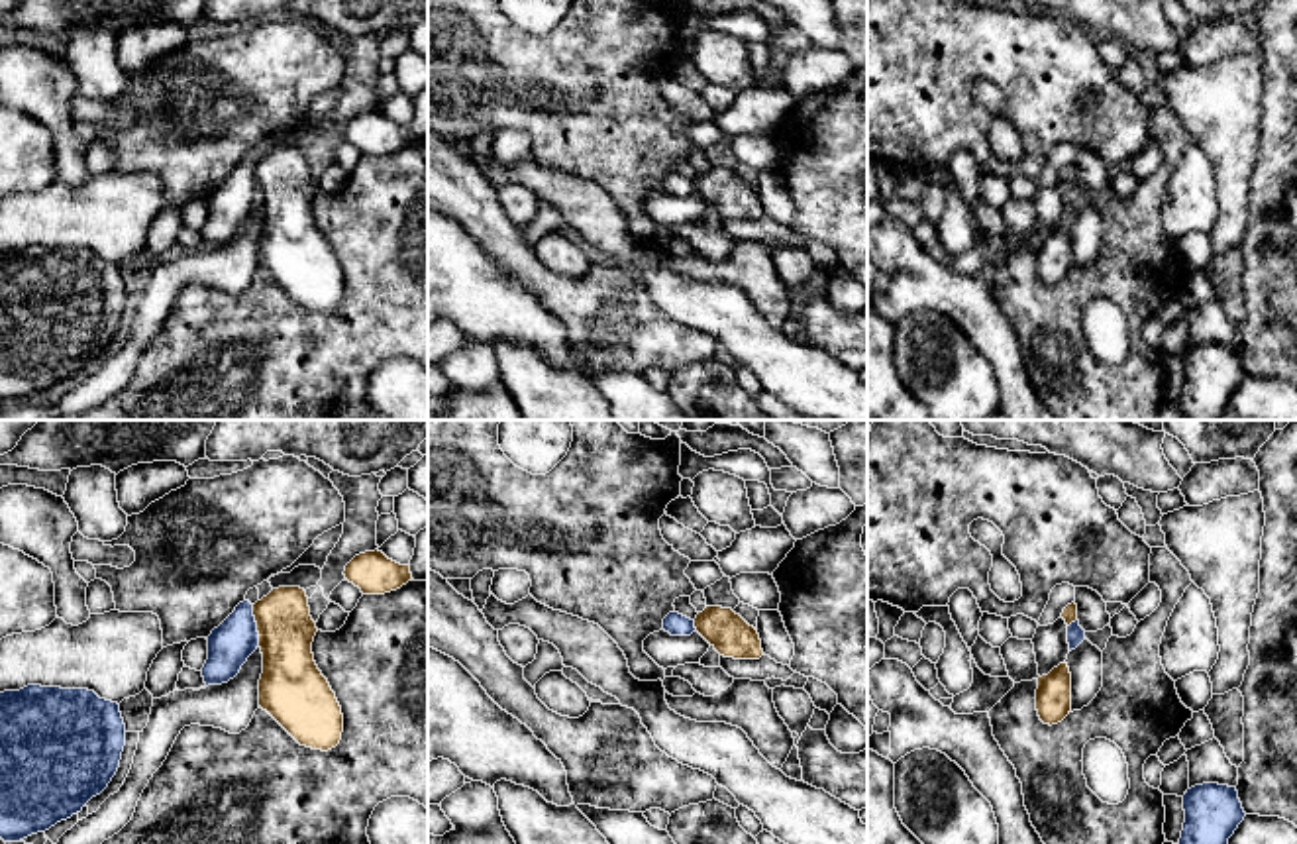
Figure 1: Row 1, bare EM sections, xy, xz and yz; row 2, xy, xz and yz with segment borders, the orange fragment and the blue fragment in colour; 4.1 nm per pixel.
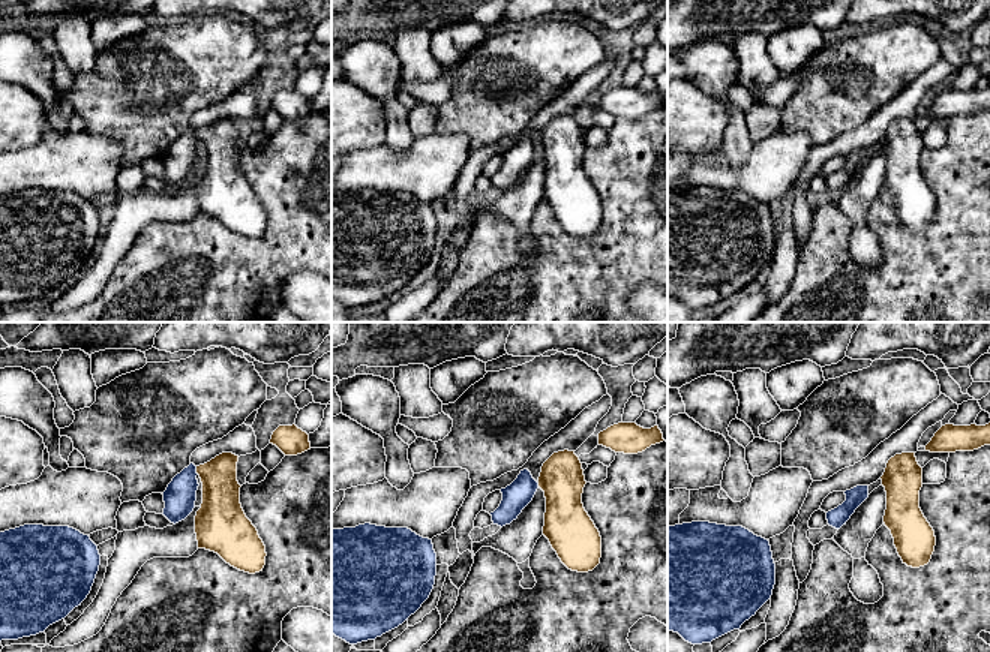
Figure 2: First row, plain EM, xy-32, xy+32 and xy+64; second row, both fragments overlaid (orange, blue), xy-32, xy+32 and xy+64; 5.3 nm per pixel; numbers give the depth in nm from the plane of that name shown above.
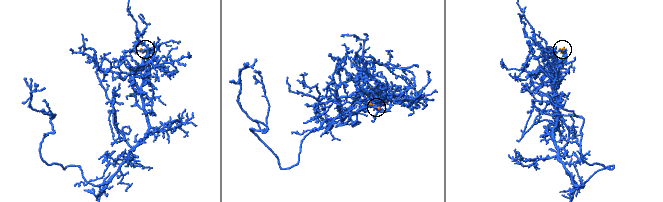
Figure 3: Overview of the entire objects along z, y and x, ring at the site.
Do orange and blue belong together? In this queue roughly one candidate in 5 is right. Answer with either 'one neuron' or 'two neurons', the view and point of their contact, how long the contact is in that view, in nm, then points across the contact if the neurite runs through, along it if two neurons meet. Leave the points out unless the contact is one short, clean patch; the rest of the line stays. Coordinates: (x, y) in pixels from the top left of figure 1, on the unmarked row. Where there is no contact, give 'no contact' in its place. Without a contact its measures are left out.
two neurons; contact xy (258, 185); length 170 nm; border xy (252, 165), (259, 205)

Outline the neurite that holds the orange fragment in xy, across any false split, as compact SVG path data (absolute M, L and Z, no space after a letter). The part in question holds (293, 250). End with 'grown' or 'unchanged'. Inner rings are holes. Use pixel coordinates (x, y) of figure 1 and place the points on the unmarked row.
M279 147L253 165L263 214L259 267L300 306L328 312L343 292L341 267L314 222L318 192L306 151Z | unchanged

